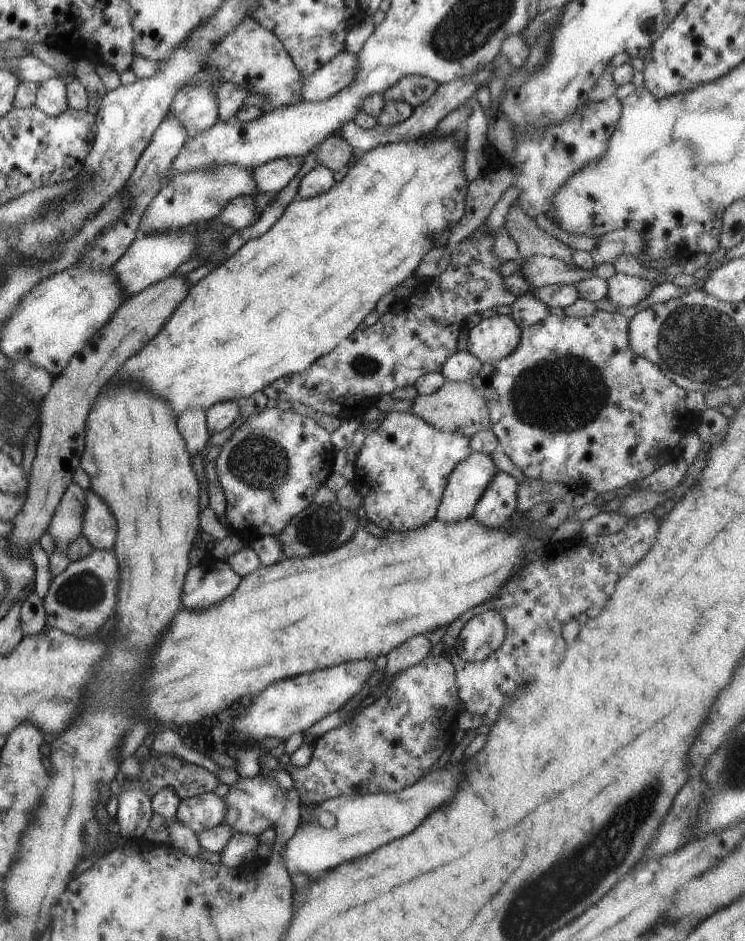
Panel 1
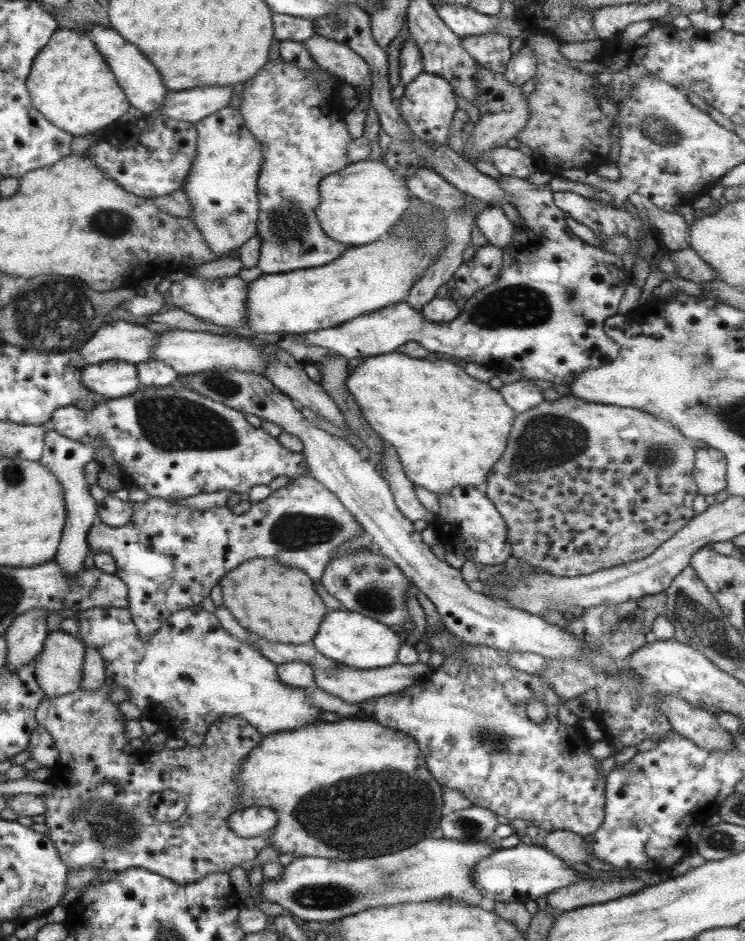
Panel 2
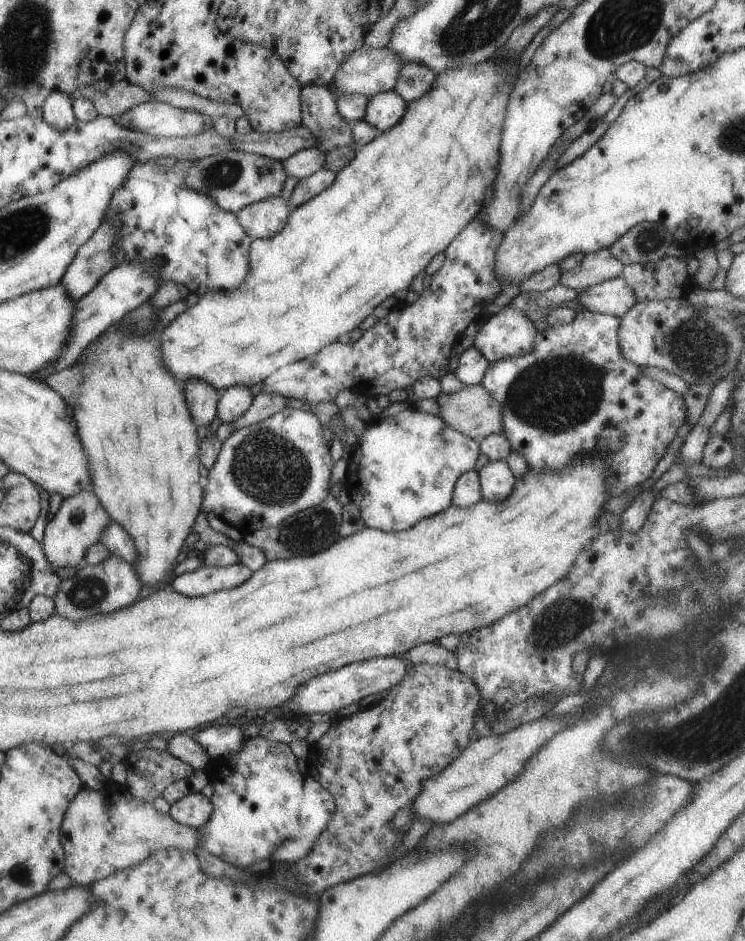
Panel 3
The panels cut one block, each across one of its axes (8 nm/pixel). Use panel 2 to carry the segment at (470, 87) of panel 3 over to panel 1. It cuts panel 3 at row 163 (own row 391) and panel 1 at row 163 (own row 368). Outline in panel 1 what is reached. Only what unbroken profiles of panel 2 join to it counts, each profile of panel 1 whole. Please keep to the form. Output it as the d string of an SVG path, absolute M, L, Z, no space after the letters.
M429 133L409 142L377 145L364 153L359 153L358 156L353 156L353 160L341 174L337 175L336 183L327 192L300 201L291 201L284 208L283 214L262 235L244 242L230 257L217 264L203 278L191 285L159 332L145 346L131 355L123 366L120 366L119 372L109 380L109 384L113 382L119 384L123 380L139 384L141 380L141 386L151 390L151 394L155 394L157 398L165 398L171 404L173 414L177 416L183 408L189 408L189 406L197 406L205 410L216 402L237 401L238 398L251 396L276 378L305 370L317 357L331 350L339 344L340 340L355 331L359 322L374 310L375 302L383 294L395 288L409 274L414 274L413 270L423 255L434 247L435 236L439 238L446 229L449 231L463 216L465 192L469 184L463 174L463 159L464 148L460 146L459 141L456 141L453 133L442 137Z

